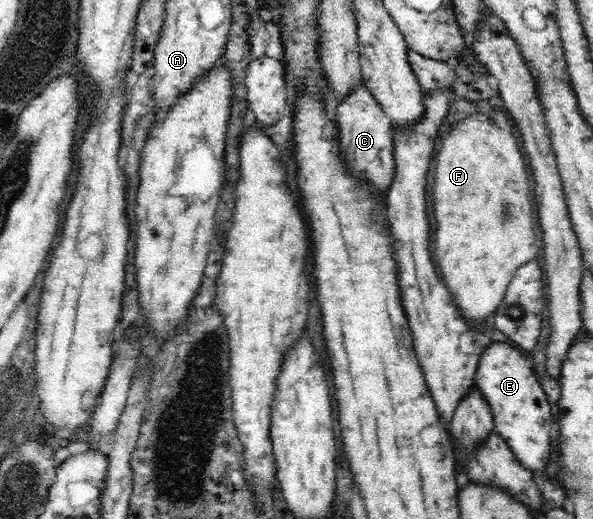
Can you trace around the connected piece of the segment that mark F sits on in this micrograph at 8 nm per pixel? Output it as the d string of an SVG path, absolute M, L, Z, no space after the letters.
M505 109L477 110L455 124L437 156L433 194L438 228L433 260L462 316L472 326L486 324L486 318L502 302L516 269L540 254L532 224L528 170L516 136Z

